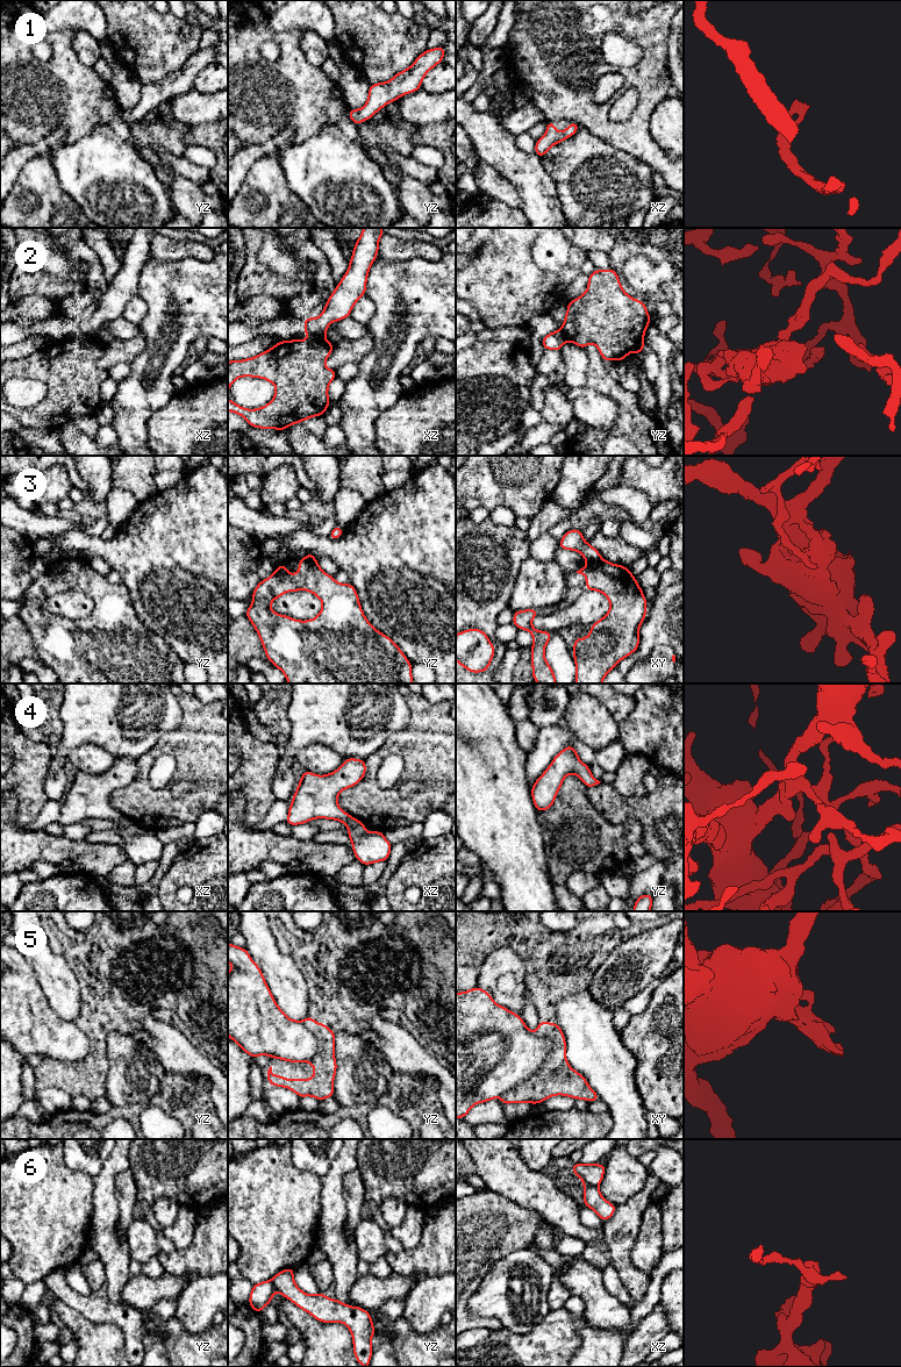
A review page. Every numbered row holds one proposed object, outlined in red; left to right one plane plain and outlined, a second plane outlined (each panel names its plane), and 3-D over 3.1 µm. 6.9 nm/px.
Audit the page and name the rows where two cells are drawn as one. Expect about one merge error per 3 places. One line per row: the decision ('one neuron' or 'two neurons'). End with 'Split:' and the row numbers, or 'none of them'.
1: one neuron
2: two neurons
3: two neurons
4: one neuron
5: one neuron
6: two neurons
Split: 2, 3, 6

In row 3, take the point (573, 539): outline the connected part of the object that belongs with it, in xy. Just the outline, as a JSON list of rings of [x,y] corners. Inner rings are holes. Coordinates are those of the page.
[[[571,529],[559,541],[560,550],[580,552],[585,561],[596,563],[601,559],[600,552],[588,542],[584,541],[582,530]]]

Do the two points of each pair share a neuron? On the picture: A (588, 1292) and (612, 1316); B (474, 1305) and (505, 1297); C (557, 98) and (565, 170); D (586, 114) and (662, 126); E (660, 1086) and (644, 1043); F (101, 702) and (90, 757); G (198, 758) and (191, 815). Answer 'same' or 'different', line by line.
A: same
B: same
C: different
D: different
E: same
F: different
G: same

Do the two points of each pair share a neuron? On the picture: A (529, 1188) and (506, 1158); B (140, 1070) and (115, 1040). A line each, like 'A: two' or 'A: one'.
A: one
B: one

